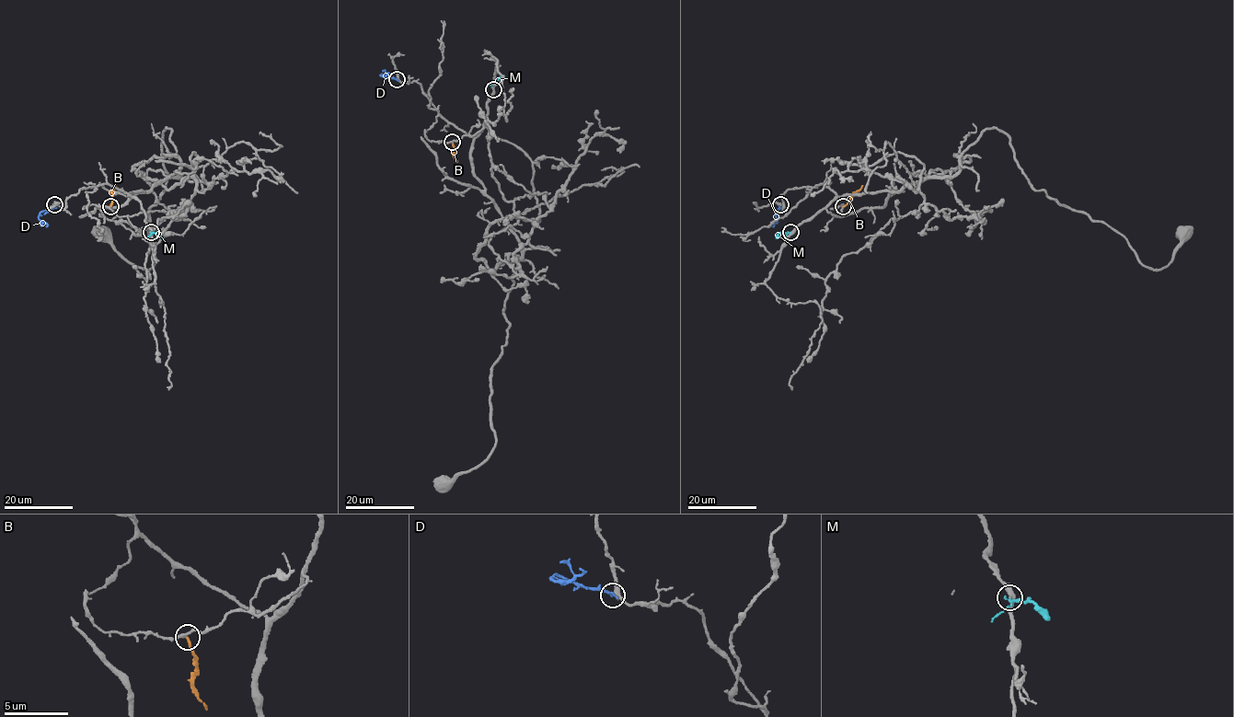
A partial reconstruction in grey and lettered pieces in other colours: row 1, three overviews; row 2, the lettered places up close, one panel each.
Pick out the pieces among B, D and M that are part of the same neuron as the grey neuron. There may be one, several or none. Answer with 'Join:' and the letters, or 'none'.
Join: M

